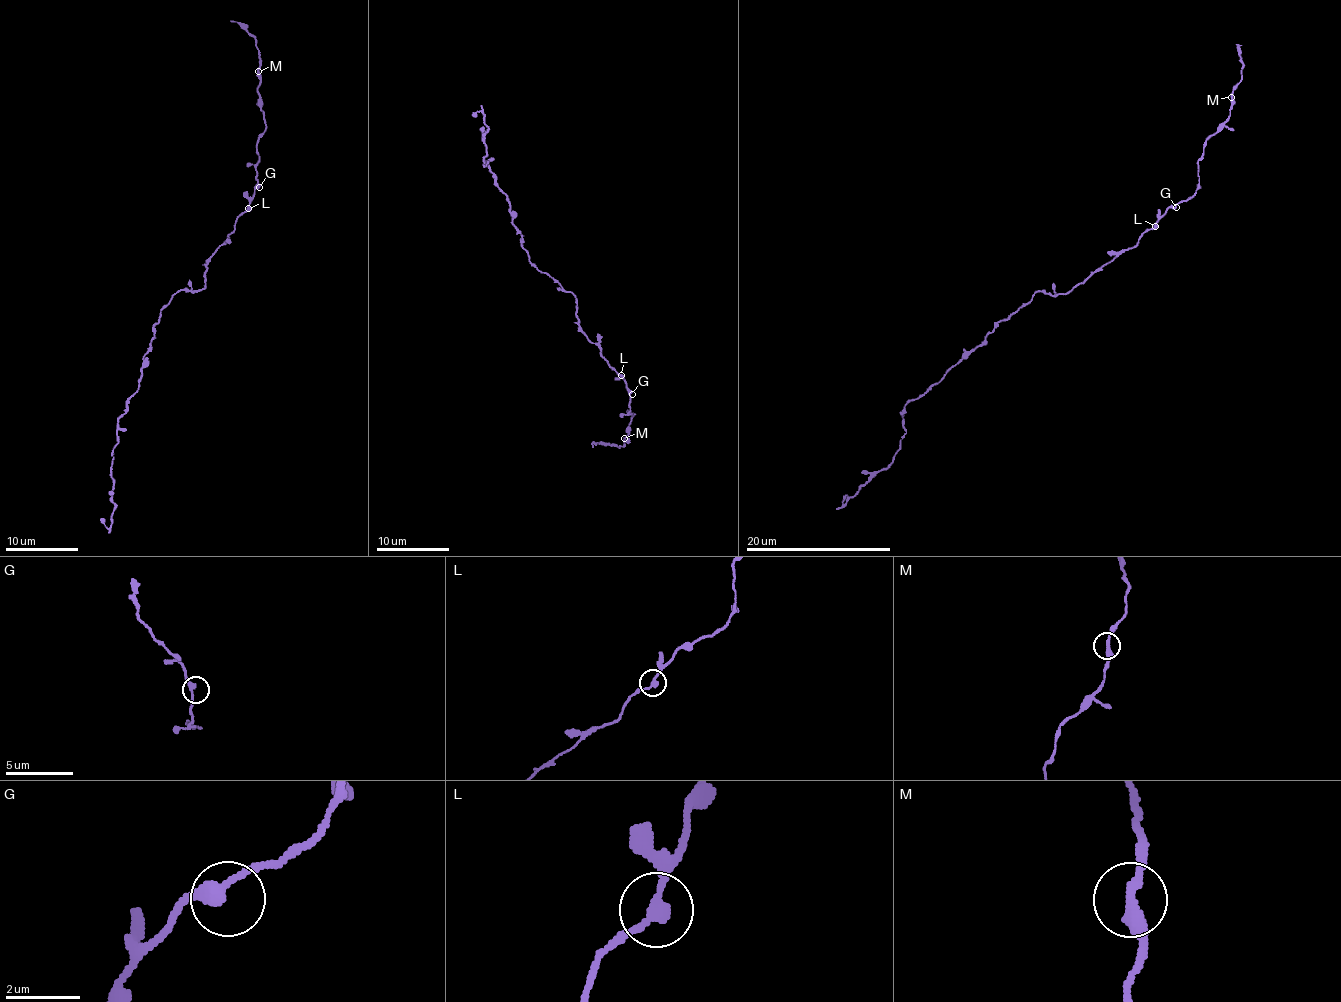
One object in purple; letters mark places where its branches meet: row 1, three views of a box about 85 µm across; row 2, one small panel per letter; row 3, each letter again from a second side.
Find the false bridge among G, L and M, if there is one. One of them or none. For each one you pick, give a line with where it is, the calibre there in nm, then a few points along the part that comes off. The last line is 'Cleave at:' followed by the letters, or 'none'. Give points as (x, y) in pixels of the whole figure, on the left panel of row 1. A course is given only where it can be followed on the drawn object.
Cleave at: none

